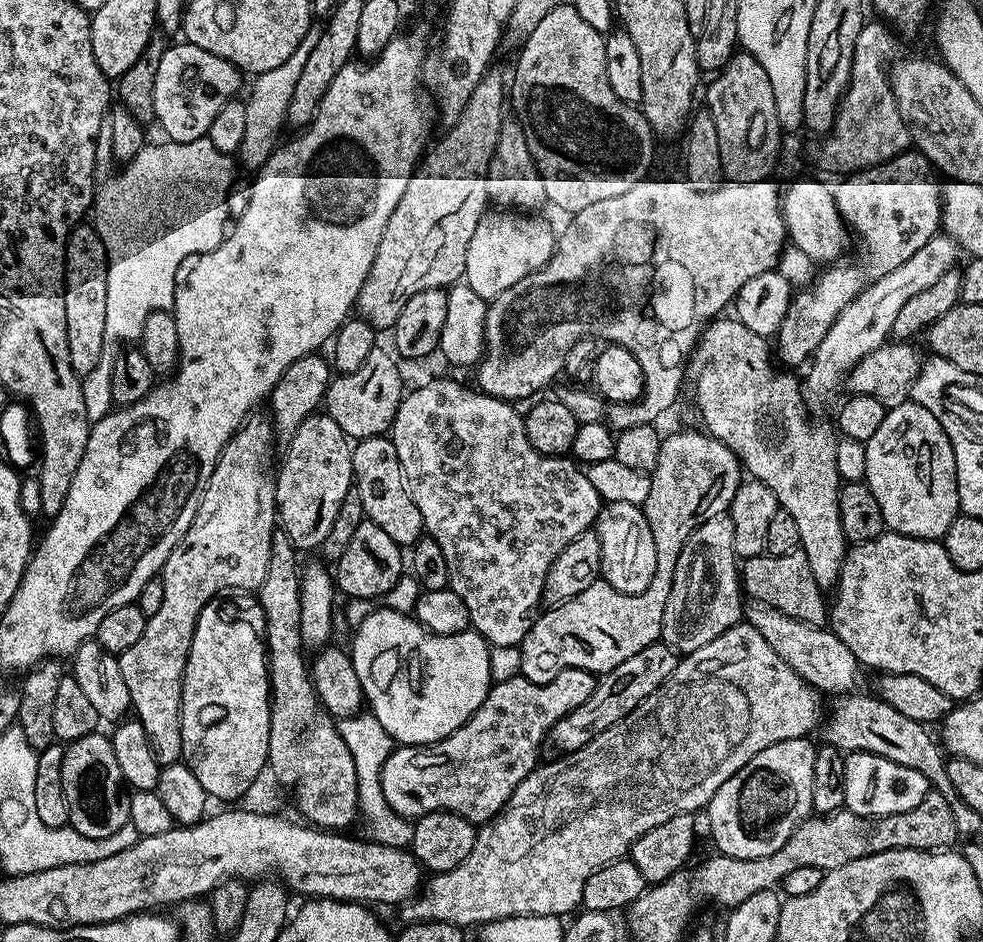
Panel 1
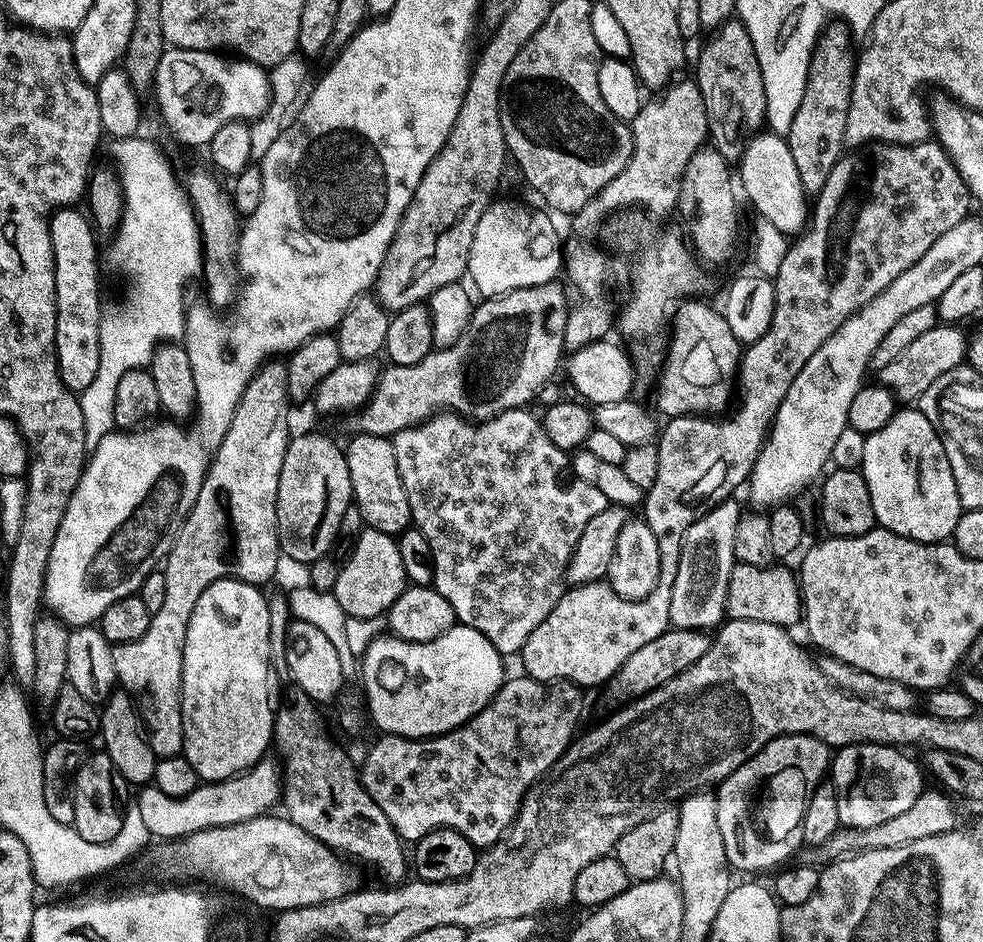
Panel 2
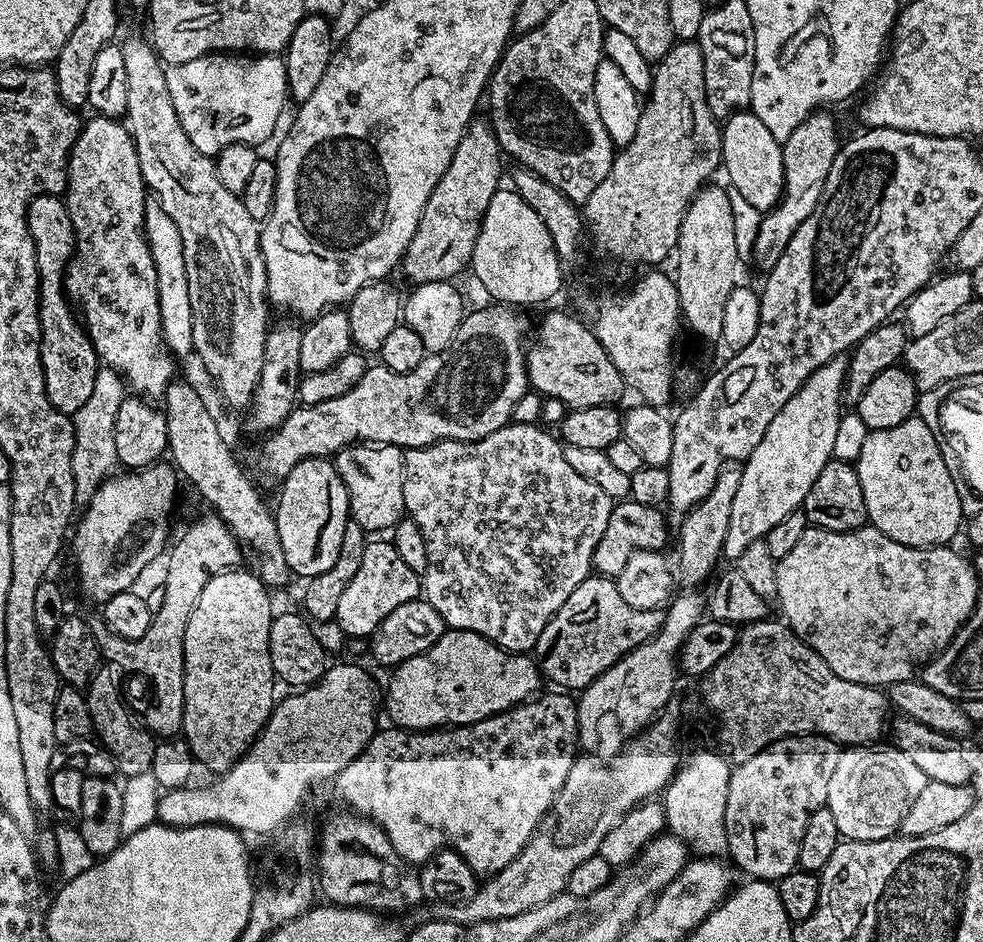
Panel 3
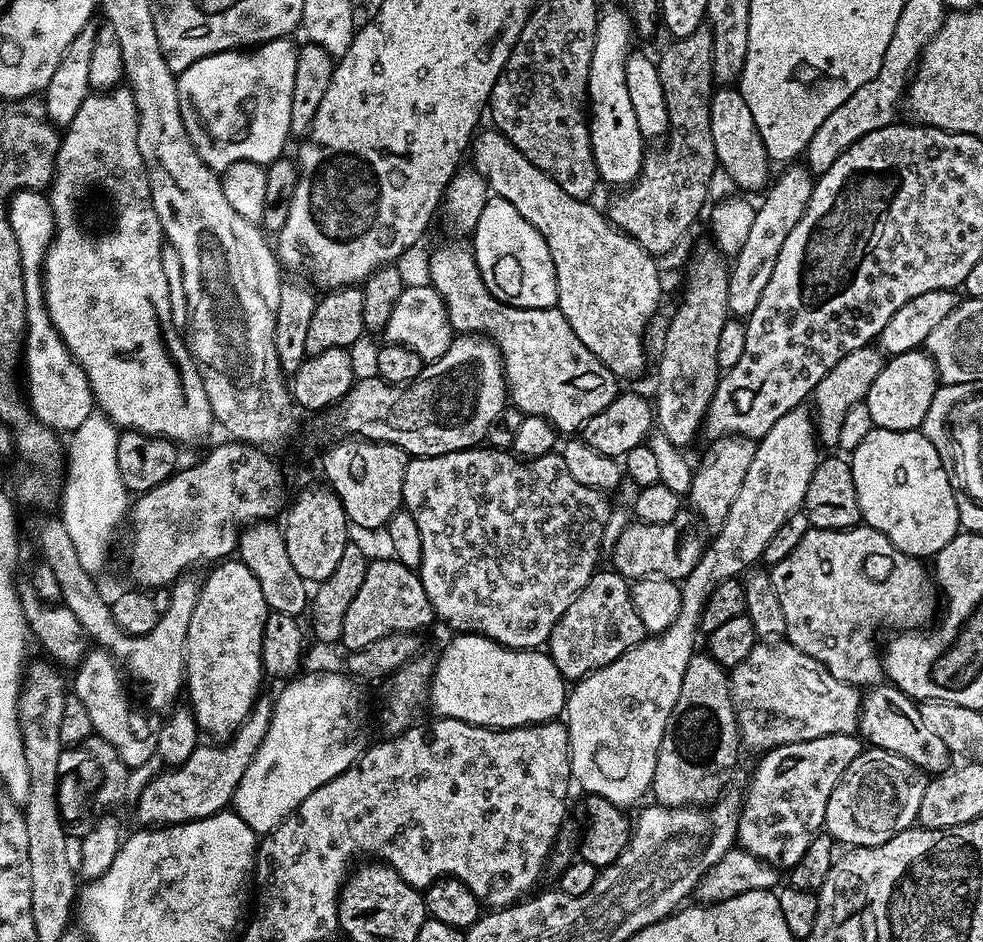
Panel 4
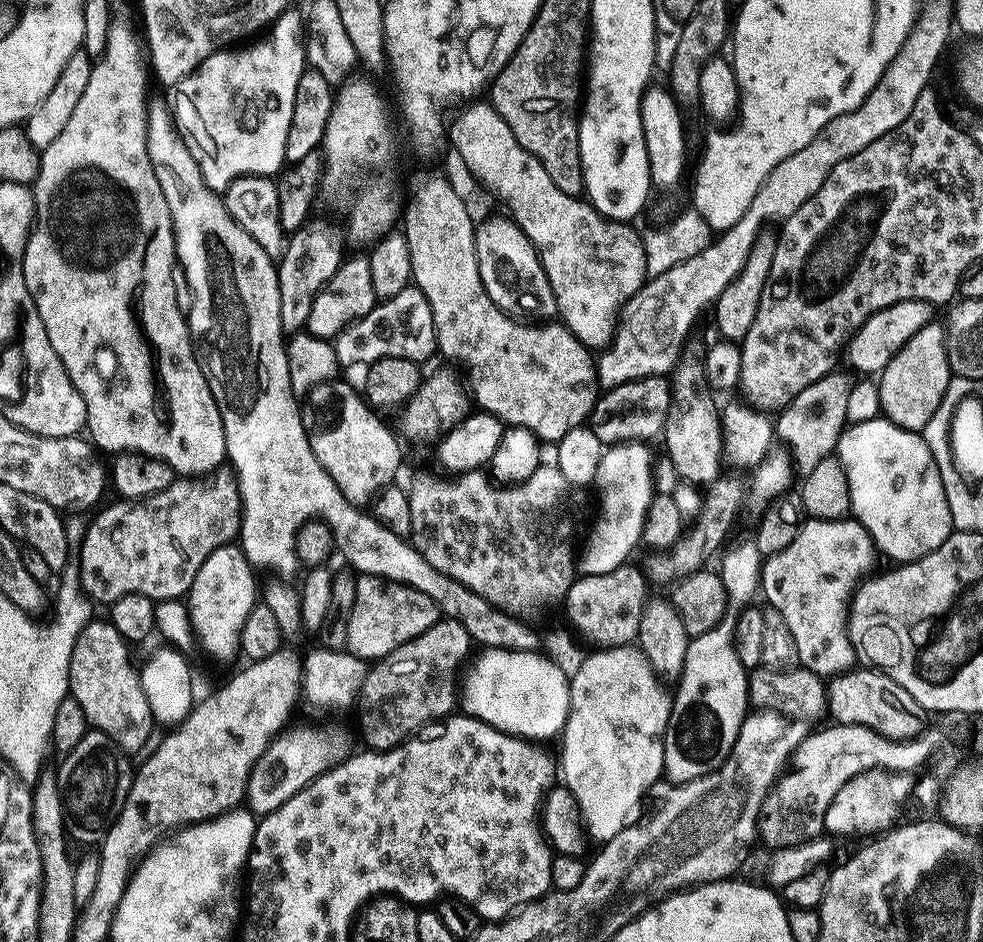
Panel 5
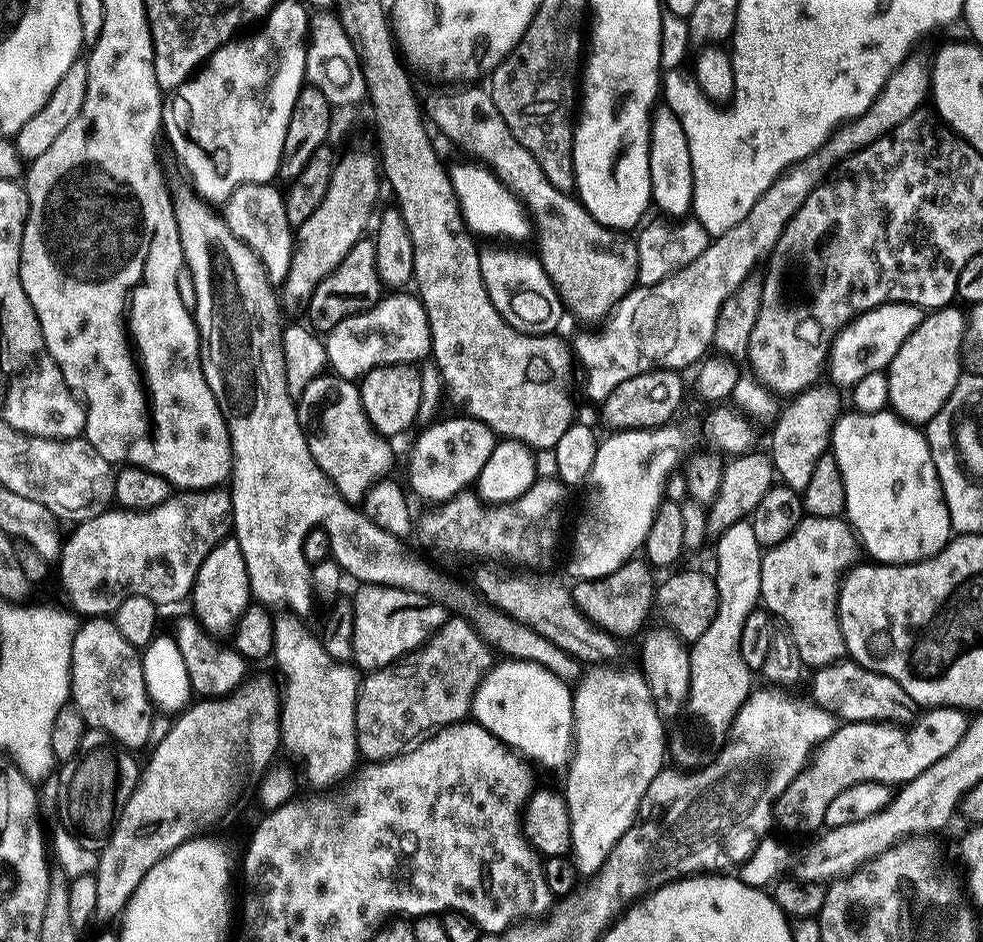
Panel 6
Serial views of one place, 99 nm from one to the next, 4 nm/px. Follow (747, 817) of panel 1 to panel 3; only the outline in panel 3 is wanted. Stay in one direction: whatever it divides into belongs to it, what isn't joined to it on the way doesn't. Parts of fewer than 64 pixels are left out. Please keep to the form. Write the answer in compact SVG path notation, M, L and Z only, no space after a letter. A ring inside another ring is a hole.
M788 736L785 740L775 740L768 748L762 749L758 754L754 754L754 758L741 760L733 767L732 777L730 778L730 794L726 794L726 822L724 825L726 826L728 856L737 869L740 867L745 872L745 877L754 880L779 882L786 874L797 871L798 850L802 846L802 834L806 834L806 822L810 822L810 814L814 814L814 810L827 805L830 778L834 774L834 766L838 766L838 758L841 751L841 745L837 744L835 740L827 740L825 736Z

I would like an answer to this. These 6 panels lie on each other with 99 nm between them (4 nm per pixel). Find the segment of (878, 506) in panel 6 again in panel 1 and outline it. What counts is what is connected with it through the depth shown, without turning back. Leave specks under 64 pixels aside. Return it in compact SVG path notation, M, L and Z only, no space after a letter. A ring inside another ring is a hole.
M920 404L889 408L874 438L866 442L866 483L882 506L887 531L919 540L940 540L960 512L956 459L946 430Z

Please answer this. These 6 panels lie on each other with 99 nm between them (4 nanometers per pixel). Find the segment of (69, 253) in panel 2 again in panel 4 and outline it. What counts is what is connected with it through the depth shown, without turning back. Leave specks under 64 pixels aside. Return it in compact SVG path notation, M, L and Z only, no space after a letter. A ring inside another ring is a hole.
M40 190L17 192L8 201L8 221L18 242L23 270L23 290L26 298L26 327L22 337L24 344L24 376L28 379L27 403L32 415L50 429L60 434L71 434L88 416L93 415L92 387L82 366L72 357L72 351L64 345L50 322L48 307L44 301L42 273L48 247L56 233L52 203Z

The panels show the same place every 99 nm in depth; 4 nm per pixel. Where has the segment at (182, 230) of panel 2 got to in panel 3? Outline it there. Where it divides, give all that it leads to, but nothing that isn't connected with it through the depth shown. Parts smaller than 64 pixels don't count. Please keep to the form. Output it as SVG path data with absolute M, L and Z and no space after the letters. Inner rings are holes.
M155 202L144 205L144 233L150 246L150 254L154 258L154 266L158 270L158 302L160 317L164 331L164 347L173 357L192 356L194 349L194 318L192 317L192 285L186 278L186 258L182 234L178 234L178 226L174 226L174 218L166 214L166 210ZM107 366L101 367L96 373L94 390L90 398L86 398L86 406L82 406L74 414L76 449L72 459L72 469L77 501L91 500L100 485L113 475L115 468L112 467L117 467L114 422L118 418L118 406L122 406L125 395L126 385L120 373Z

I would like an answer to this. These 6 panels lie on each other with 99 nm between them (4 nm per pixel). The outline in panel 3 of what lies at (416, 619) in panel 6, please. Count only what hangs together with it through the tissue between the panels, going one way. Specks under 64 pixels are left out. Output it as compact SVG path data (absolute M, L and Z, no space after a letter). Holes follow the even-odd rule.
M384 538L373 539L366 546L366 554L362 554L362 562L338 602L338 614L334 621L335 627L340 627L348 636L371 637L376 627L390 614L394 614L394 610L398 610L398 606L406 606L406 602L417 599L421 592L421 577L414 570L410 570L410 566L406 566L406 562L402 562L402 557L398 555L398 550L394 550L392 543Z

